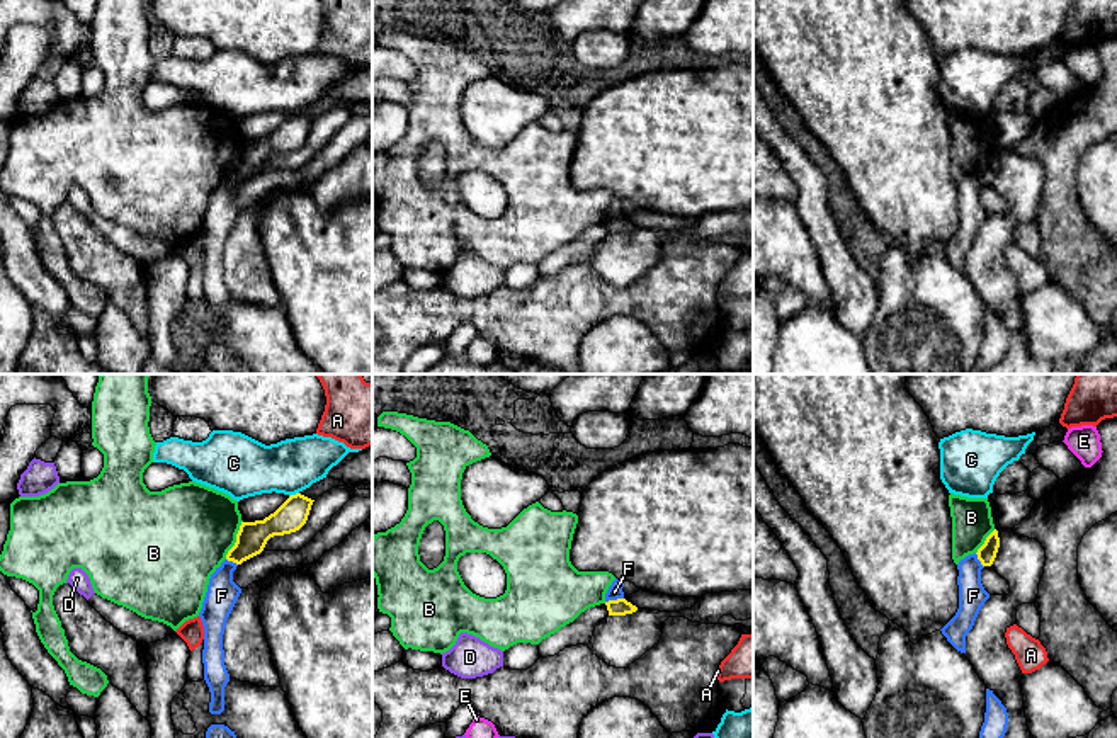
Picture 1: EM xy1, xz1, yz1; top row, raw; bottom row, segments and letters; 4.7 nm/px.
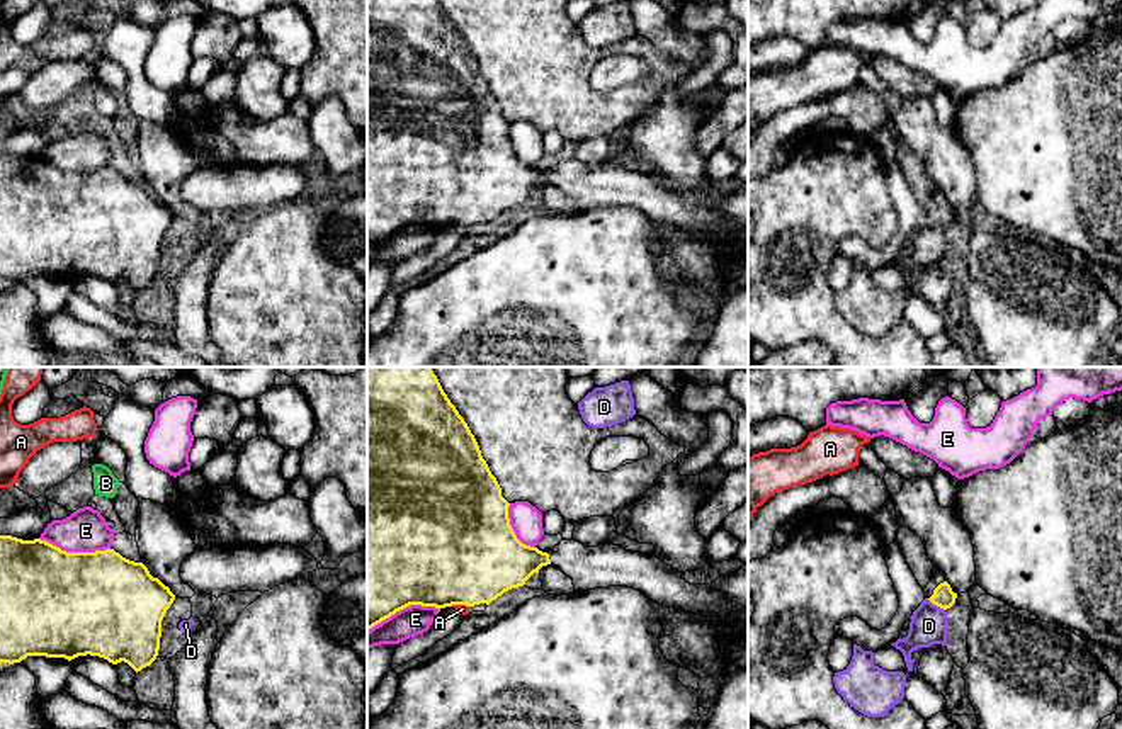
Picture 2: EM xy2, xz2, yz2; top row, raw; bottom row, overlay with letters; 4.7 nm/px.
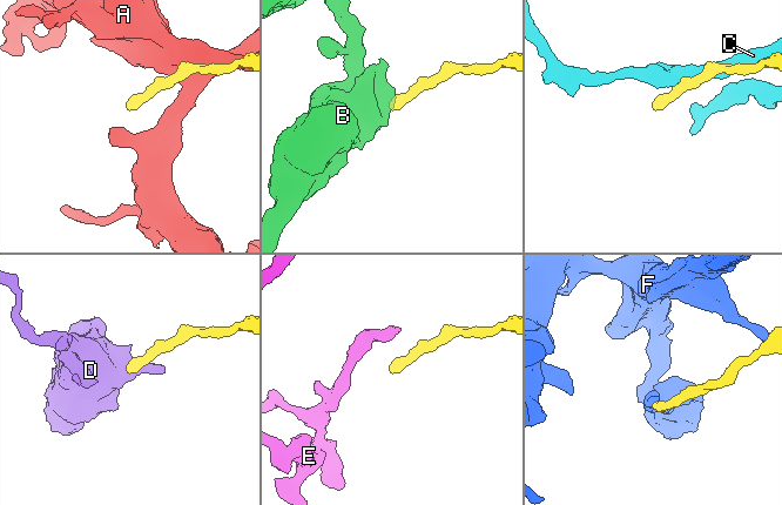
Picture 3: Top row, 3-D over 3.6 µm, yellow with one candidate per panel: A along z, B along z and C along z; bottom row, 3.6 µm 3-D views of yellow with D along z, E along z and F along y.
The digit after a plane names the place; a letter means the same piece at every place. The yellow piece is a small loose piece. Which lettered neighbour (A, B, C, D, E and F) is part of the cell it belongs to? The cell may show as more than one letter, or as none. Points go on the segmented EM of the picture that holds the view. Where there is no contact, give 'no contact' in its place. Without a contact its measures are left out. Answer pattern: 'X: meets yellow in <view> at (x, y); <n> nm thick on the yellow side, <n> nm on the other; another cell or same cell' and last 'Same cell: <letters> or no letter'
A: meets yellow in xz2 at (459, 604); 500 nm thick on the yellow side, 50 nm on the other; another cell
B: meets yellow in xy1 at (237, 539); 140 nm thick on the yellow side, 440 nm on the other; another cell
C: meets yellow in xy1 at (293, 495); 150 nm thick on the yellow side, 260 nm on the other; another cell
D: meets yellow in yz2 at (935, 604); 100 nm thick on the yellow side, 180 nm on the other; another cell
E: meets yellow in xz2 at (403, 607); 500 nm thick on the yellow side, 140 nm on the other; another cell
F: meets yellow in xz1 at (614, 601); 80 nm thick on the yellow side, 70 nm on the other; another cell
Same cell: no letter

